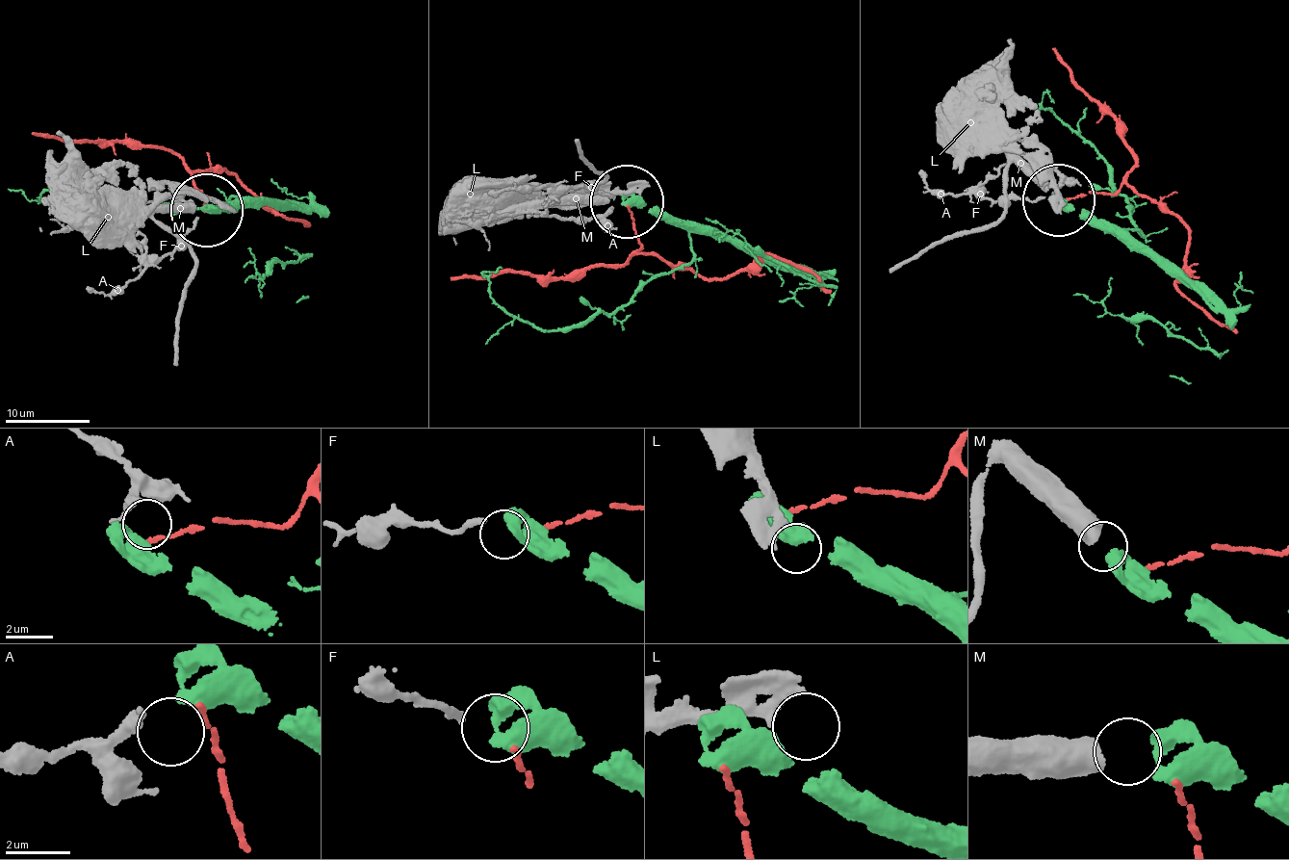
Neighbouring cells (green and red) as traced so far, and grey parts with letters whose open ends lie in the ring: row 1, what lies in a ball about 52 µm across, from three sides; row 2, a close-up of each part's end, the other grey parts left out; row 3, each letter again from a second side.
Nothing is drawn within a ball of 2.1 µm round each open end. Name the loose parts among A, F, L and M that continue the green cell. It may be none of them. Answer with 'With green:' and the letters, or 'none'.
With green: M

